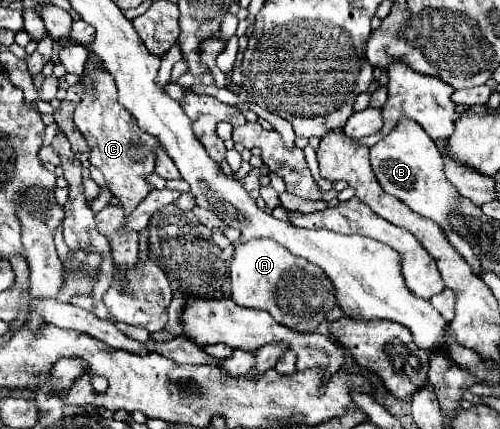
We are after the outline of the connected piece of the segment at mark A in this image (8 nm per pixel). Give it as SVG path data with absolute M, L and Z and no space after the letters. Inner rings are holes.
M250 240L248 244L236 246L236 252L230 262L230 284L232 284L232 300L242 308L256 308L266 310L278 324L292 328L296 332L316 332L318 326L326 322L326 314L336 306L334 300L334 286L326 278L326 274L310 264L308 260L290 254L284 246L276 244L274 240Z

